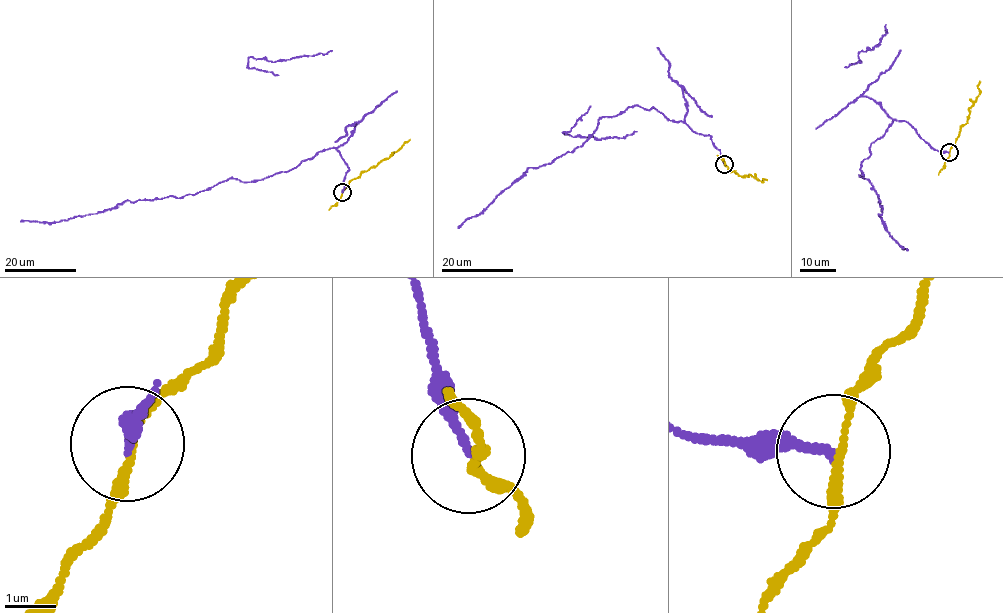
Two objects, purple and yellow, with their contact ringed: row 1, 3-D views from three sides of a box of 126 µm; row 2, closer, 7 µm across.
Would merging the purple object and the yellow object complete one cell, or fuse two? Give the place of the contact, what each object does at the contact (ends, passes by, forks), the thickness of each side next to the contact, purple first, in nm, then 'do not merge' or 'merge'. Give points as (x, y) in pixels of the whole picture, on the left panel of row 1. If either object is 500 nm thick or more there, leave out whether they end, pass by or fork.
place (342, 192); purple ends; yellow passes by; calibres 170 and 150 nm; do not merge

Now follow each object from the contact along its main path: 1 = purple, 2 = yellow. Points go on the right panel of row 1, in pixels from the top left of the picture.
1: (949, 152), (935, 150), (895, 119), (861, 163), (859, 176), (878, 196), (885, 229), (908, 250)
2: (949, 152), (969, 118), (968, 109), (980, 91), (979, 81)

